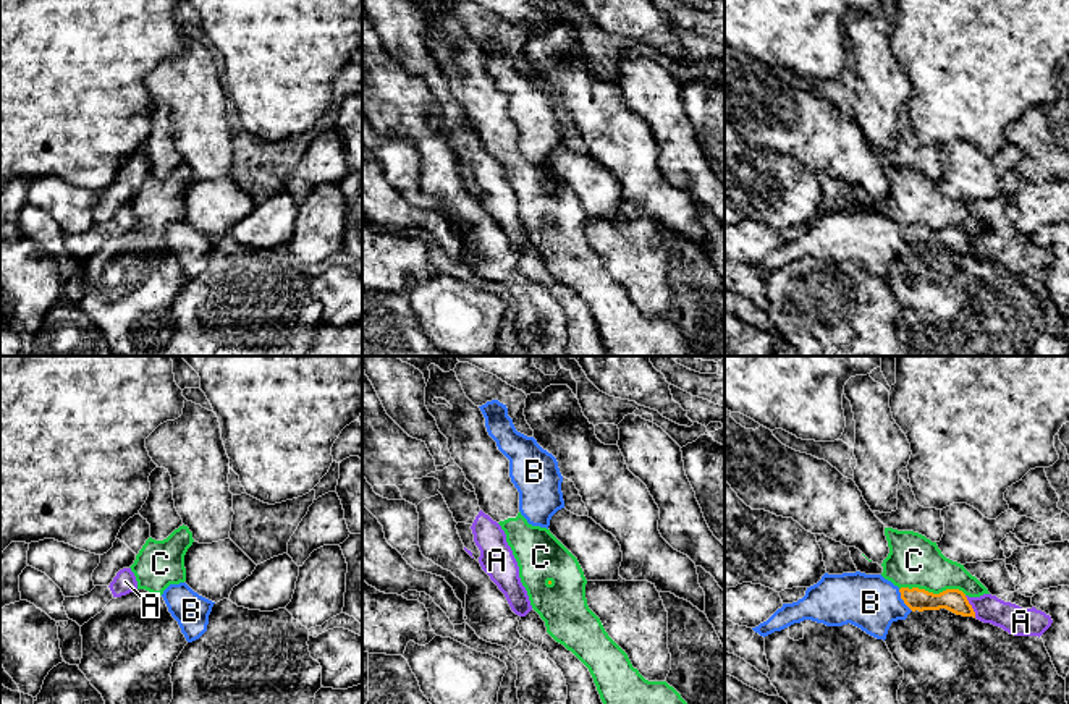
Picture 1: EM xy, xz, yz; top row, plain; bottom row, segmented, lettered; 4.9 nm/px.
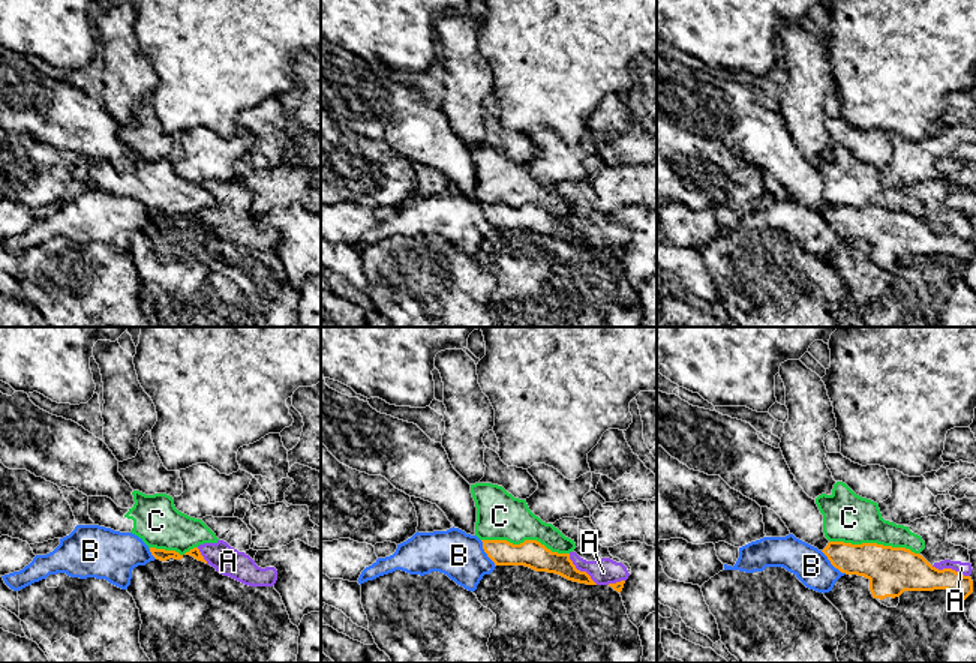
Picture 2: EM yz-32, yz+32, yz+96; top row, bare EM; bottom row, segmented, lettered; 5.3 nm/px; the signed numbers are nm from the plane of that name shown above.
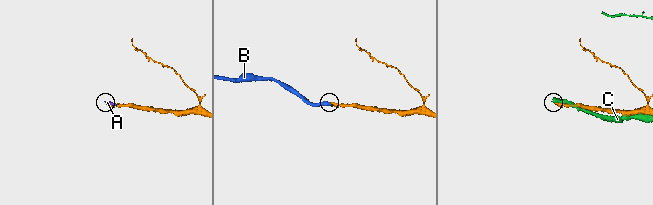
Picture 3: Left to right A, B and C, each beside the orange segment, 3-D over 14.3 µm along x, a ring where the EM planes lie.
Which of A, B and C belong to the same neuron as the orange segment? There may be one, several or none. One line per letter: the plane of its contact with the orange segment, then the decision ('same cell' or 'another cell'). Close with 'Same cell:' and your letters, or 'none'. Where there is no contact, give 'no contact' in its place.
A: contact in yz; another cell
B: contact in yz; same cell
C: contact in yz; another cell
Same cell: B

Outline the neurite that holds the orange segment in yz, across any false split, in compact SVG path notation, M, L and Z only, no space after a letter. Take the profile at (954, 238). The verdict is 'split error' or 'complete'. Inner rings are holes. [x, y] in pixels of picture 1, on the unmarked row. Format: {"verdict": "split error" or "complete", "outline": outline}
{"verdict": "split error", "outline": "M825 210L817 222L807 225L802 236L783 241L767 259L752 267L765 275L804 257L826 264L851 261L885 278L893 259L906 257L915 248L940 246L975 256L972 243L959 227L933 231L919 225L899 227L881 212Z"}

